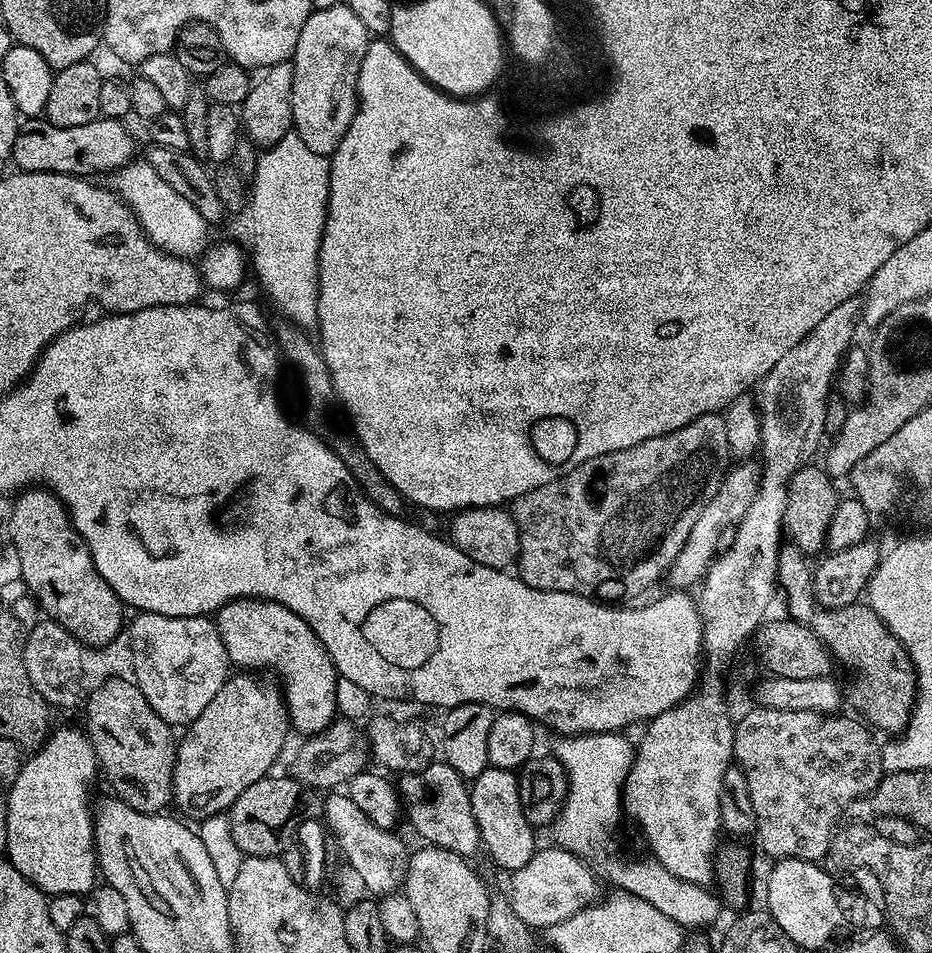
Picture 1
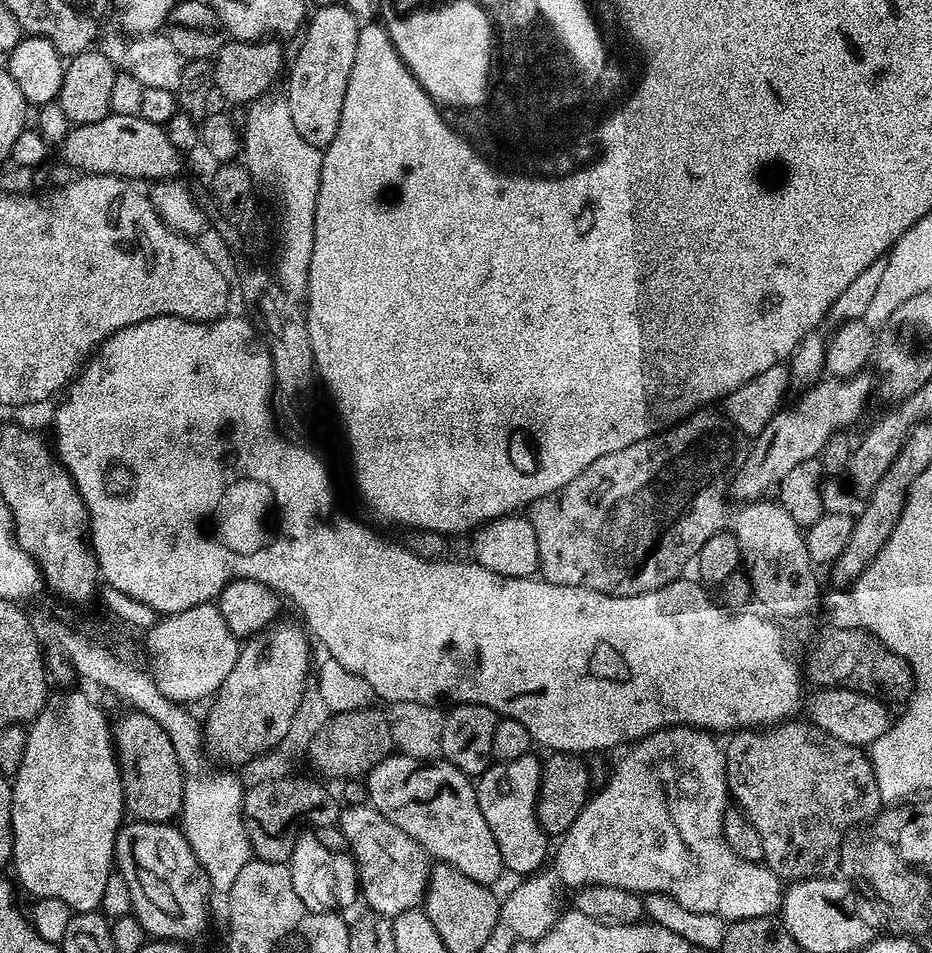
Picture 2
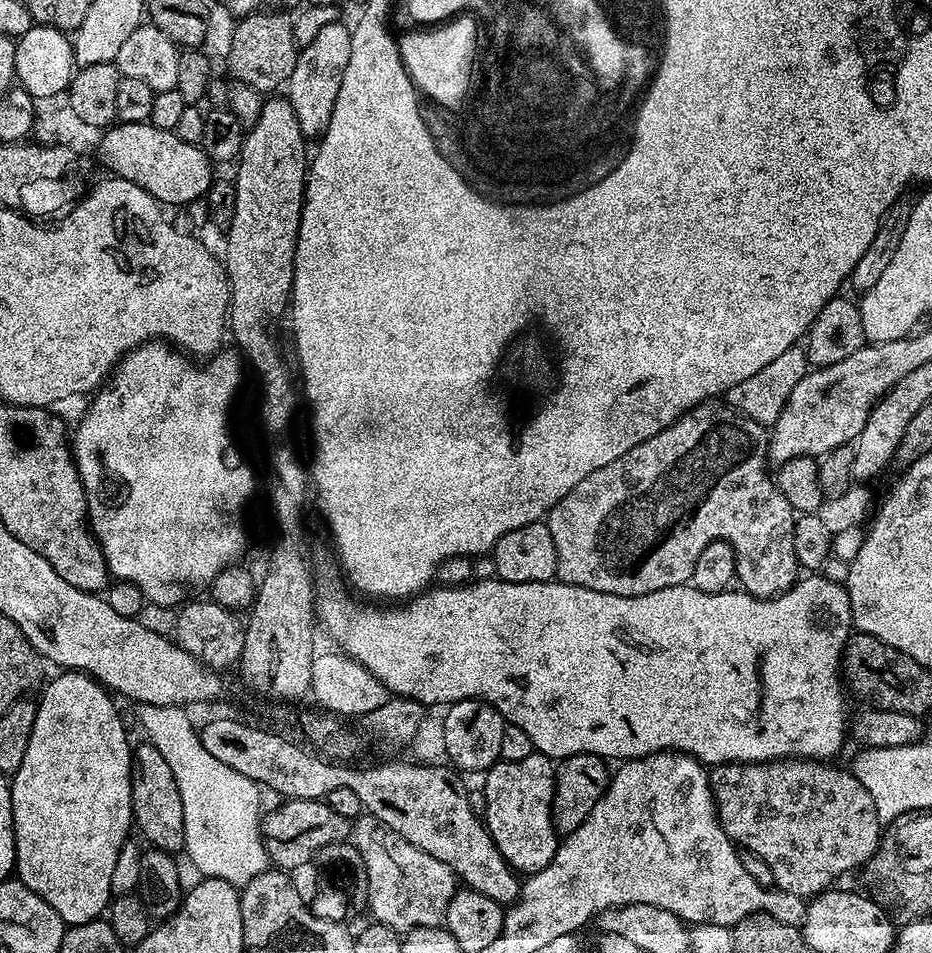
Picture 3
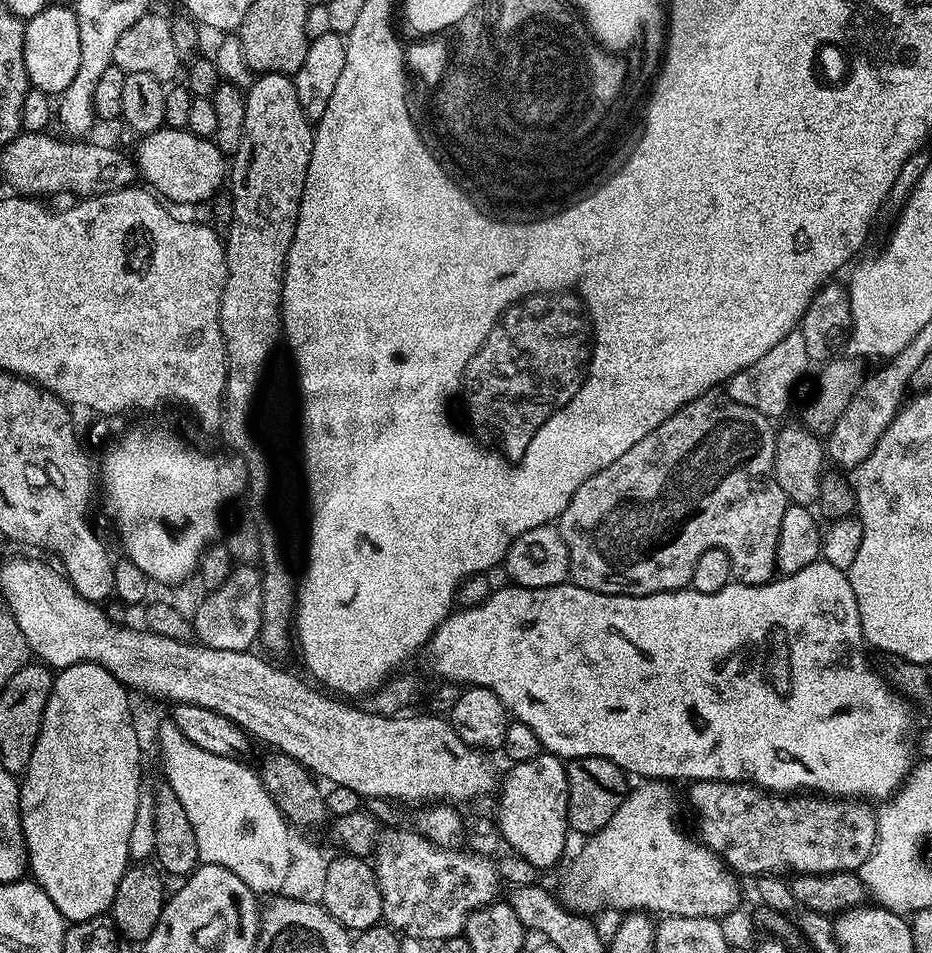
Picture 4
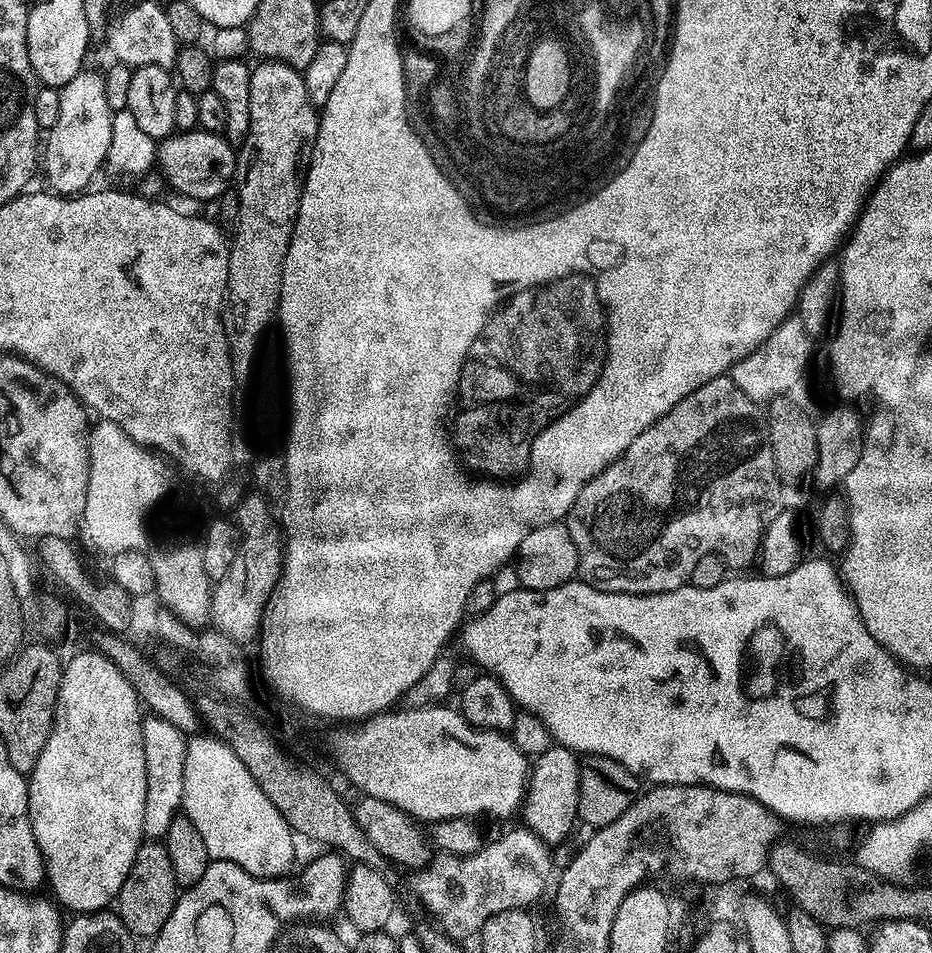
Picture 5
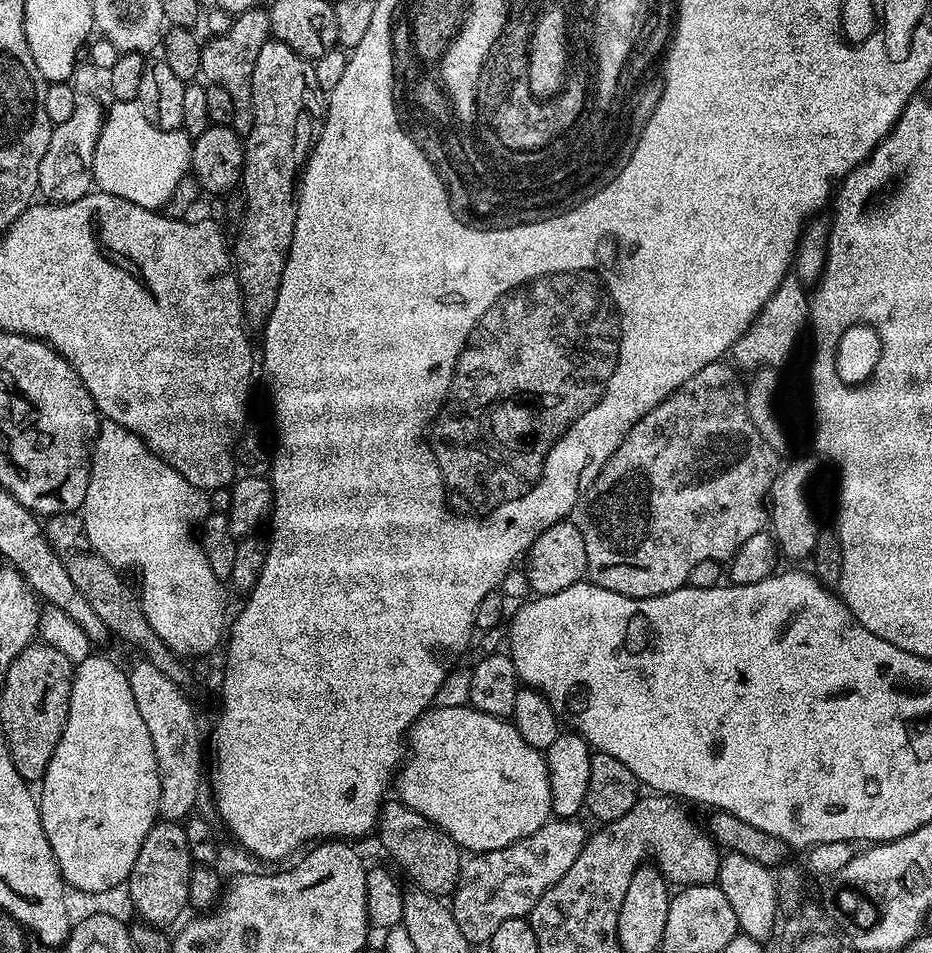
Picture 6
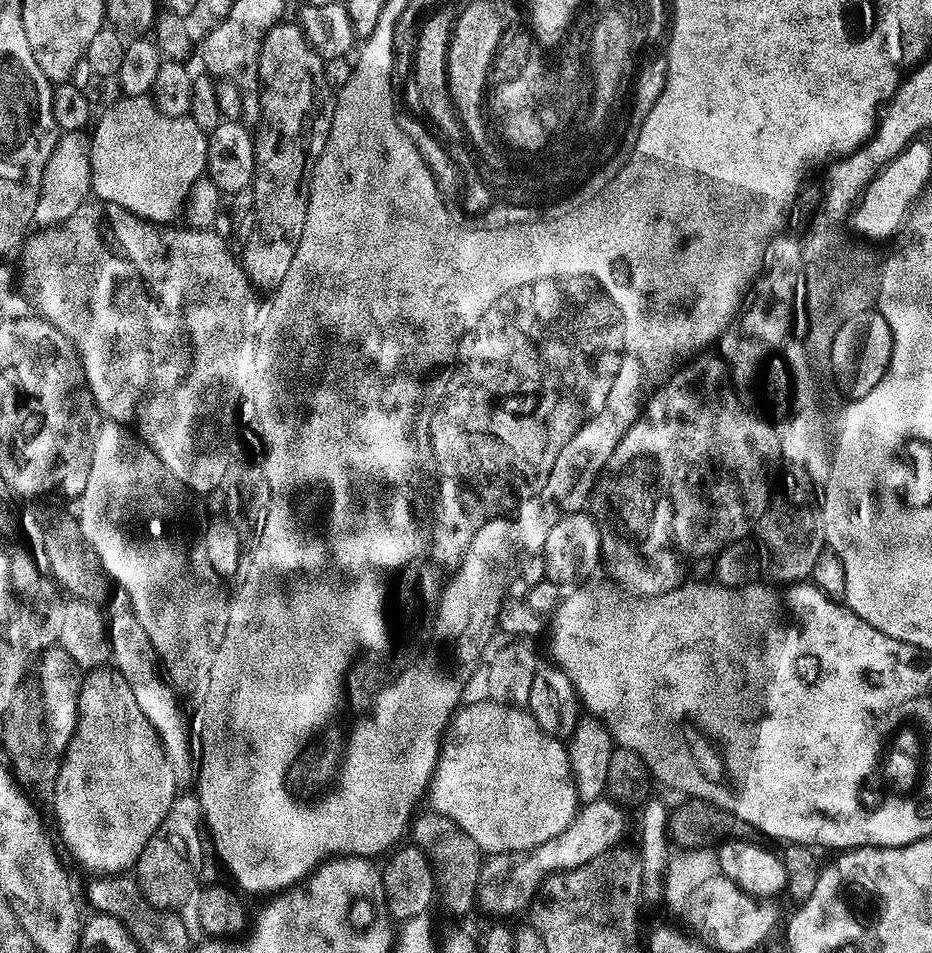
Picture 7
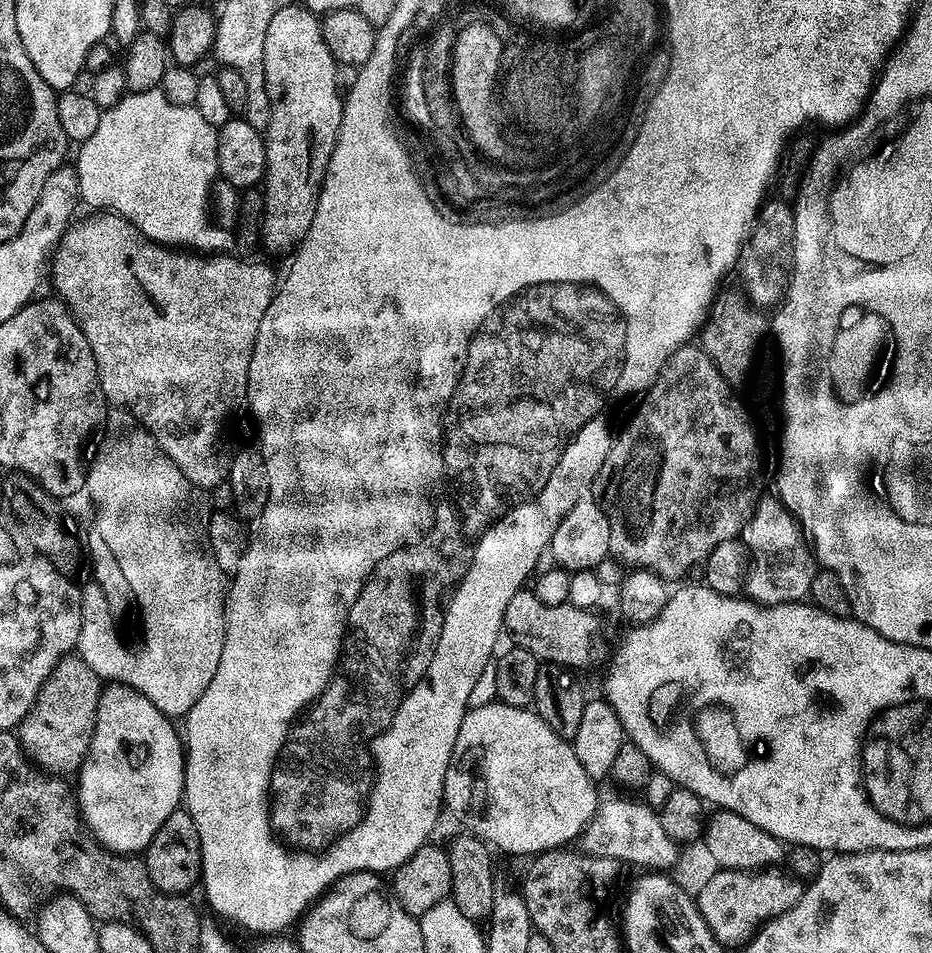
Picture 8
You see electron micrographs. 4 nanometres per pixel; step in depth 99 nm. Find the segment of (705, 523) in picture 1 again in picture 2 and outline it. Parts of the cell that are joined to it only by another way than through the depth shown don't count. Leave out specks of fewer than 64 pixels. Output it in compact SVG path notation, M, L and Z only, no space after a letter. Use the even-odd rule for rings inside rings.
M861 370L855 376L849 376L847 380L821 378L809 387L812 388L809 392L801 394L800 401L793 408L785 407L777 412L776 417L751 441L752 449L749 452L747 449L746 455L739 461L730 480L731 499L736 502L751 502L767 497L768 491L771 488L773 491L782 482L782 478L786 478L786 473L794 470L794 466L817 459L832 434L840 429L851 429L851 424L863 414L868 399L874 396L873 377L871 380L866 373L867 371Z

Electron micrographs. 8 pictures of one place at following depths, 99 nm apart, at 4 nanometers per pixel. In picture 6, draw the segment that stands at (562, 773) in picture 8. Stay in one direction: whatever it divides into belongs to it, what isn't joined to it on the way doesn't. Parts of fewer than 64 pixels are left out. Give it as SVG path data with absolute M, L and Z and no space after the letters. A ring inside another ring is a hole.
M471 706L433 707L412 725L410 755L395 777L394 788L400 791L398 800L401 803L426 817L451 835L461 849L469 848L472 854L502 850L522 838L530 838L530 834L548 823L553 815L545 753L530 746L526 738L518 734L511 719L491 716Z

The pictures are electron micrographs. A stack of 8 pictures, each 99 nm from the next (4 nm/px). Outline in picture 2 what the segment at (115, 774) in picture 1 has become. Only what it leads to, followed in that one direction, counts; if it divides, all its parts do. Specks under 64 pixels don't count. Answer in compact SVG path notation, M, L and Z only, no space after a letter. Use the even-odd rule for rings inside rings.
M135 710L125 713L120 721L112 724L112 747L116 749L116 762L120 766L127 815L146 824L175 821L184 806L186 779L186 773L178 762L178 754L174 754L174 746L166 730L162 730L154 718Z

